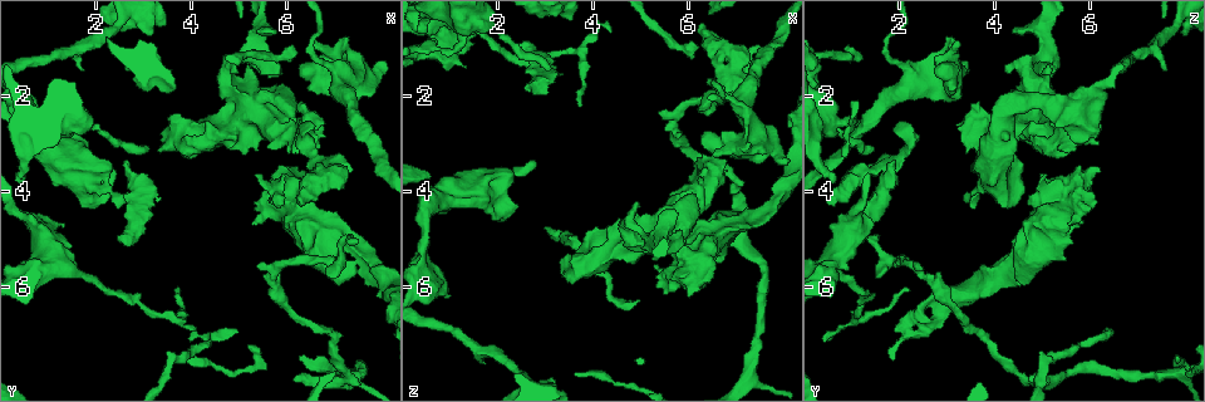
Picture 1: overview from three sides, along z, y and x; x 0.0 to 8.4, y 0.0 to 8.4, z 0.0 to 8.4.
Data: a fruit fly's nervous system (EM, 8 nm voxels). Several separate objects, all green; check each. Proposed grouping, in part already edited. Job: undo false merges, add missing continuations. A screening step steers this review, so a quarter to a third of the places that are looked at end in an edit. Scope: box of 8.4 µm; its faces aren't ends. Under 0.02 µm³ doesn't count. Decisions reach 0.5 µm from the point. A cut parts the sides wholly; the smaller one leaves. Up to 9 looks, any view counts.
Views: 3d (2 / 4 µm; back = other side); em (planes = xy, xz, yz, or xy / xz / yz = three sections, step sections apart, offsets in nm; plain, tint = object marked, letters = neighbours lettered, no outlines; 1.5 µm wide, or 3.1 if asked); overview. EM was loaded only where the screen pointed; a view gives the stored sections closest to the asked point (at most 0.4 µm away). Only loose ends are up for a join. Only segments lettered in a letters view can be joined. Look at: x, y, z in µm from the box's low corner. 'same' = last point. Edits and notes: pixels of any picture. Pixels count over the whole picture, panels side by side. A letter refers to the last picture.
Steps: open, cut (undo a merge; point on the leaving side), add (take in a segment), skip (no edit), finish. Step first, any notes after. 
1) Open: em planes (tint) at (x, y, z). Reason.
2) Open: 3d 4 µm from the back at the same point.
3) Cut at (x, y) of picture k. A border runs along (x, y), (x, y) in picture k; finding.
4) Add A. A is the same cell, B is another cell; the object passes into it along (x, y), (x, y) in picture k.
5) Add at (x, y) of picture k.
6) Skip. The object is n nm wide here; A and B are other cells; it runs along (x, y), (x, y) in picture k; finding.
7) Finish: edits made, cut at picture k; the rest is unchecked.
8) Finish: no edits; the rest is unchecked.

Open: 3d 2 µm at (7.05, 1.50, 2.20). Sudden change in width.

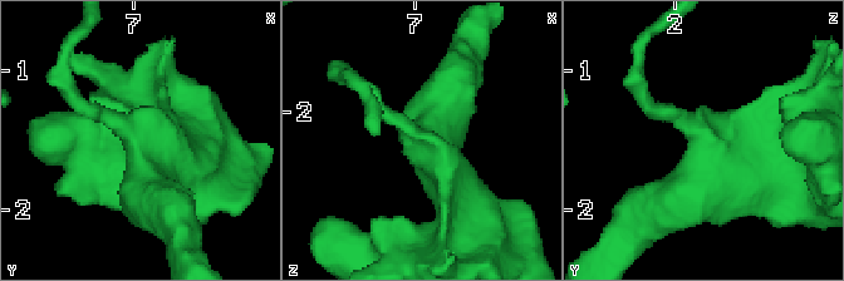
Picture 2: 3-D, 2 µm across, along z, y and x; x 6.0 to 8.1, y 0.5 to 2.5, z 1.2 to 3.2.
Open: em planes (plain) at (6.98, 1.46, 2.20). 3 arms meet here; need the tissue.

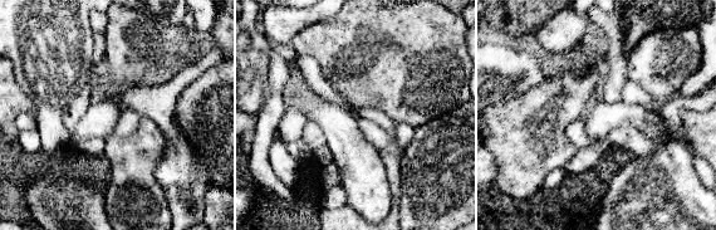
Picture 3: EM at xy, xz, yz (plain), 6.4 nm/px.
Open: em planes (letters) at the same point. What lies round it.

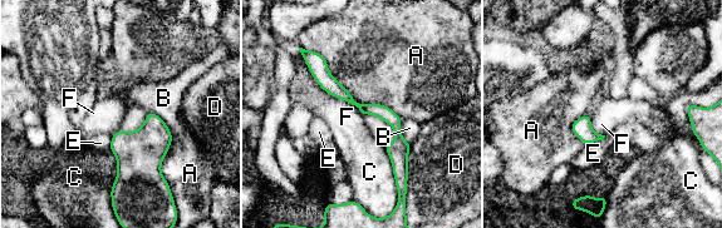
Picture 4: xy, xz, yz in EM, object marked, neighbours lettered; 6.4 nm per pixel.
Skip. A, B, C, D, E and F are other cells; it runs along (319, 59), (339, 92), (396, 124), (399, 176) in picture 4; one neuron here.

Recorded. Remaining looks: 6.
Open: em planes (plain) at (5.80, 0.70, 4.50). Free end.

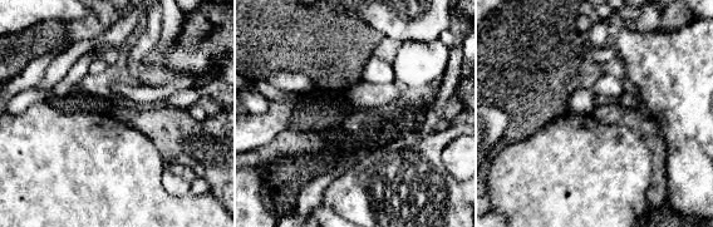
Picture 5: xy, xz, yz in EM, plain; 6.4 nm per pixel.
Open: em planes (letters) at the same point.

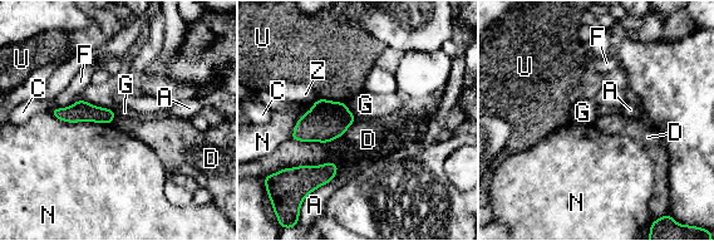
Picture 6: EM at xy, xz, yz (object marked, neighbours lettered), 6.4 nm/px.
Skip. A, C, D, F, G, N, U and Z are other cells; a border runs along (355, 118), (328, 142), (291, 139) in picture 6; no lettered segment goes on from it.

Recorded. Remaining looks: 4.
Open: em planes (letters) at (2.65, 3.35, 1.85). An open end.

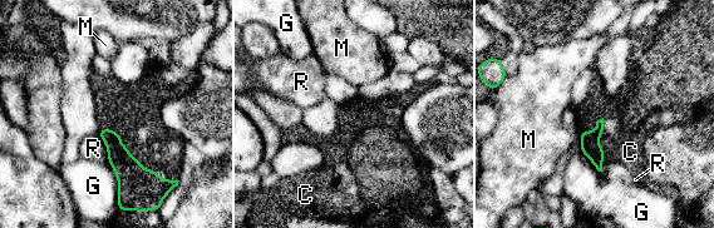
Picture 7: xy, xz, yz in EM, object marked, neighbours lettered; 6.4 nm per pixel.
Add at (630, 150) of picture 7. C is the same cell, G, M and R are other cells; the object passes into it along (590, 147), (602, 123), (630, 150) in picture 7; it goes on there.

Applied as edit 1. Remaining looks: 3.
Open: overview. Redraw.

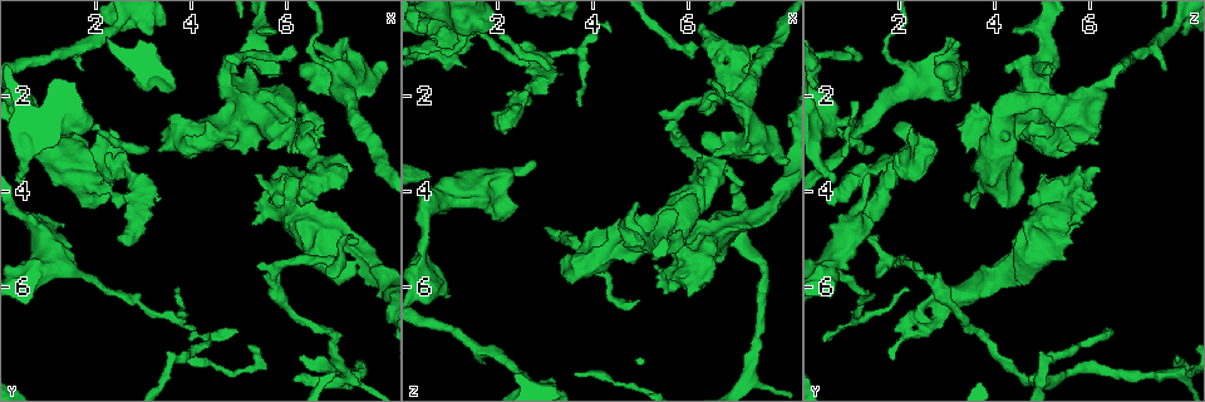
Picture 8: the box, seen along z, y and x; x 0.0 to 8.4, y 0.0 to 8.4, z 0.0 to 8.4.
Open: em planes (letters) at (2.55, 4.95, 0.85). Long arm stops here.

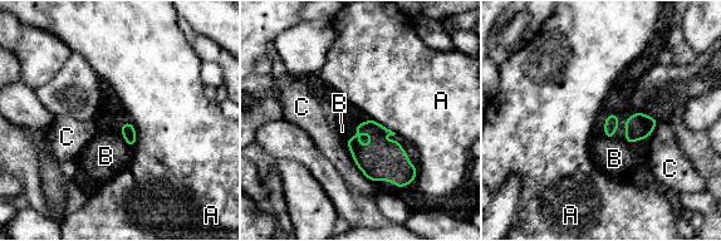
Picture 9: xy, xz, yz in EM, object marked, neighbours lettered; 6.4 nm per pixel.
Add at (106, 156) of picture 9. B is the same cell, A and C are other cells; the object passes into it along (127, 129), (127, 142), (106, 156) in picture 9; it goes on there.

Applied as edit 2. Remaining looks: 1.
Finish: edits made, add at picture 7, add at picture 9; the rest is unchecked.

